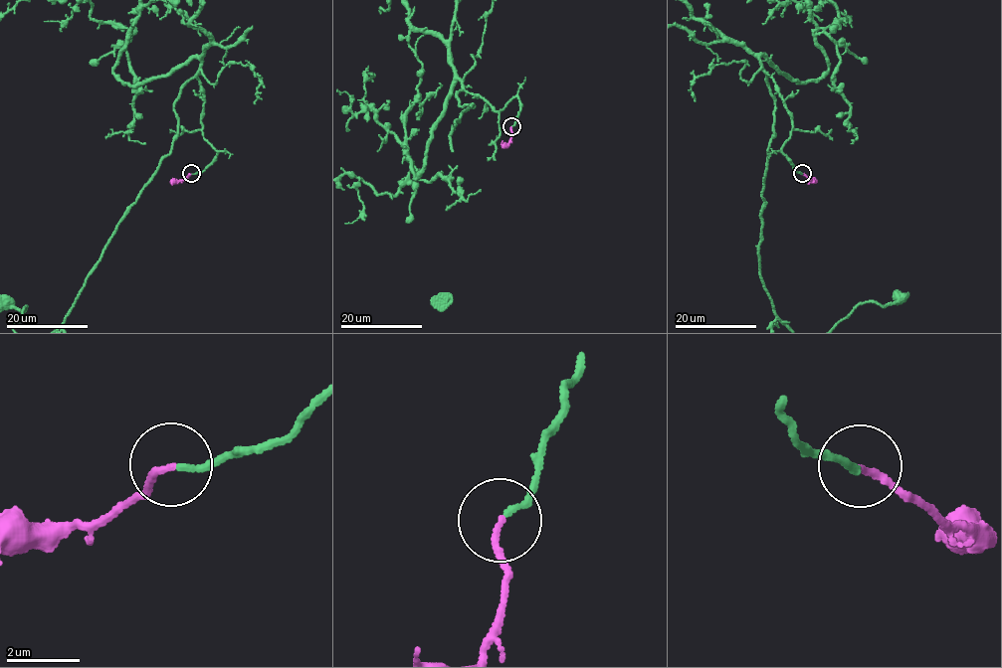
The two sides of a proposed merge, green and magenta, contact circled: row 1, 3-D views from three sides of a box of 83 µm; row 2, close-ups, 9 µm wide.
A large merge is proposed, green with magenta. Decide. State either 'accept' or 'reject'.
accept

